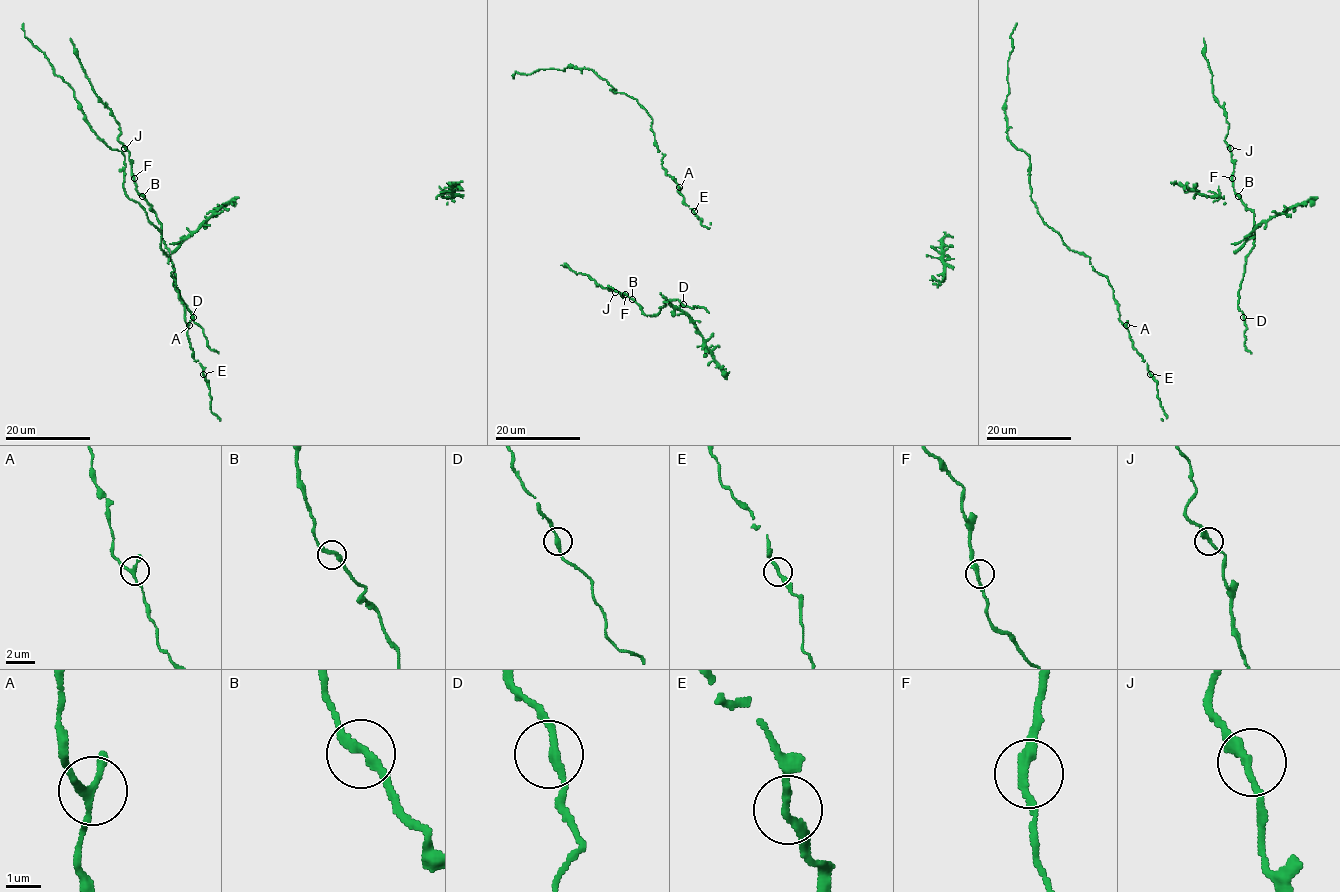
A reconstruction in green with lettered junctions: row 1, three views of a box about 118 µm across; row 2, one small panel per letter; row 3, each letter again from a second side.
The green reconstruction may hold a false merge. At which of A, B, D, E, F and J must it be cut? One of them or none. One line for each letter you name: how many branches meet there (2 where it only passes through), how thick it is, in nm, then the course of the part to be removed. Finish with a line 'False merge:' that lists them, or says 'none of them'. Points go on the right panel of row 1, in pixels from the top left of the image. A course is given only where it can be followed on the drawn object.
False merge: none of them

